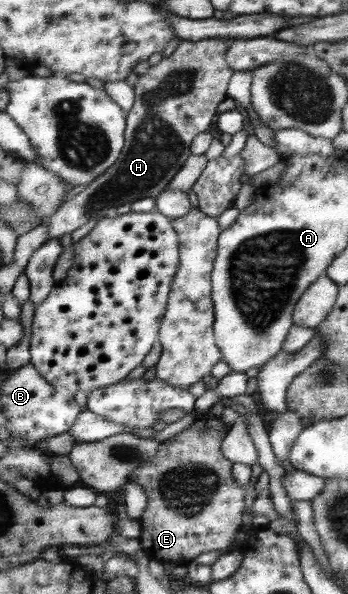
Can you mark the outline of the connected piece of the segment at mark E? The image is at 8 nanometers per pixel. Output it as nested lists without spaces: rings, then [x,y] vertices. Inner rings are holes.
[[[199,414],[188,429],[173,437],[173,441],[168,439],[161,443],[153,460],[147,461],[131,472],[130,482],[143,489],[147,500],[145,510],[139,517],[141,533],[138,541],[149,560],[181,566],[193,561],[200,553],[225,548],[243,527],[245,490],[234,480],[231,474],[233,463],[222,453],[222,441],[226,439],[230,429],[231,425],[223,423],[220,416]]]

